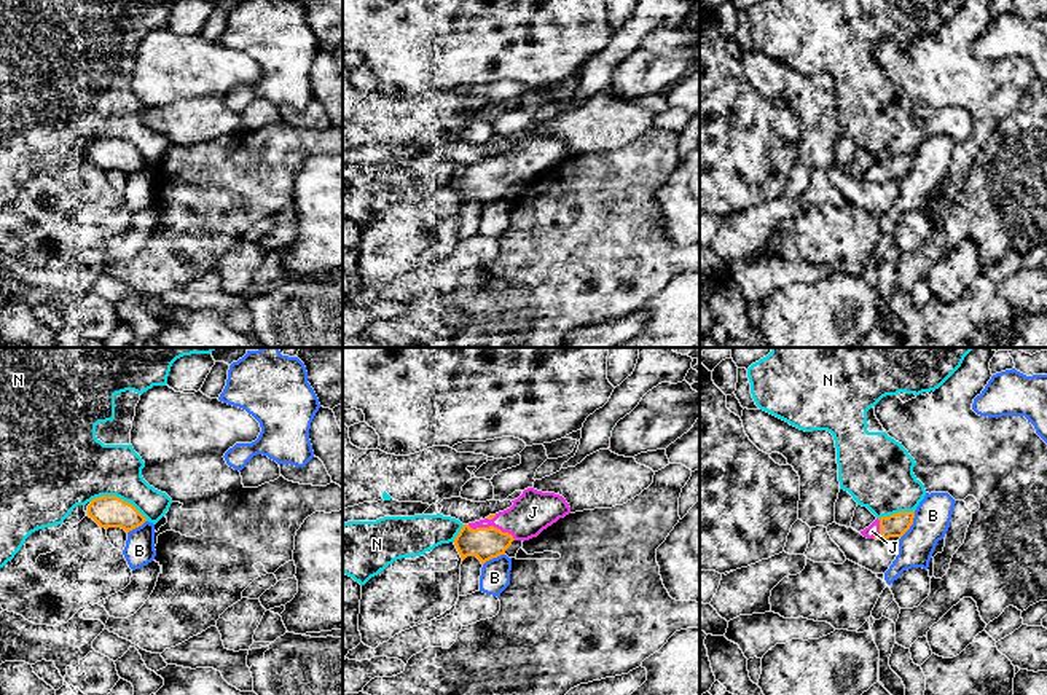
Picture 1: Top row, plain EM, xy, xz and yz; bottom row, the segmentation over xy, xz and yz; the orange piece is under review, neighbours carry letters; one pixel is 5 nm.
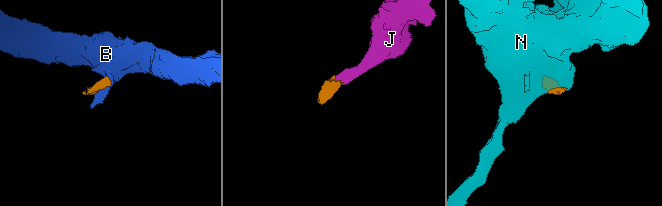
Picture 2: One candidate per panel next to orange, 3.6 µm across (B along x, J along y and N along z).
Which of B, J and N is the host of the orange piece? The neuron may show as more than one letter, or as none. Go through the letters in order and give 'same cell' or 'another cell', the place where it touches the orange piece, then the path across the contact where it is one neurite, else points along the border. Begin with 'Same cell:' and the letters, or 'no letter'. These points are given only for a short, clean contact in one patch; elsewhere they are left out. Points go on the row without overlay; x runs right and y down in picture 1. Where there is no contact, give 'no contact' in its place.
Same cell: J
B: another cell | yz (912, 166) | along yz (915, 153), (910, 171), (901, 180)
J: same cell | xz (491, 169) | across xz (490, 185), (491, 169), (518, 166), (533, 155)
N: another cell | xy (118, 141)

